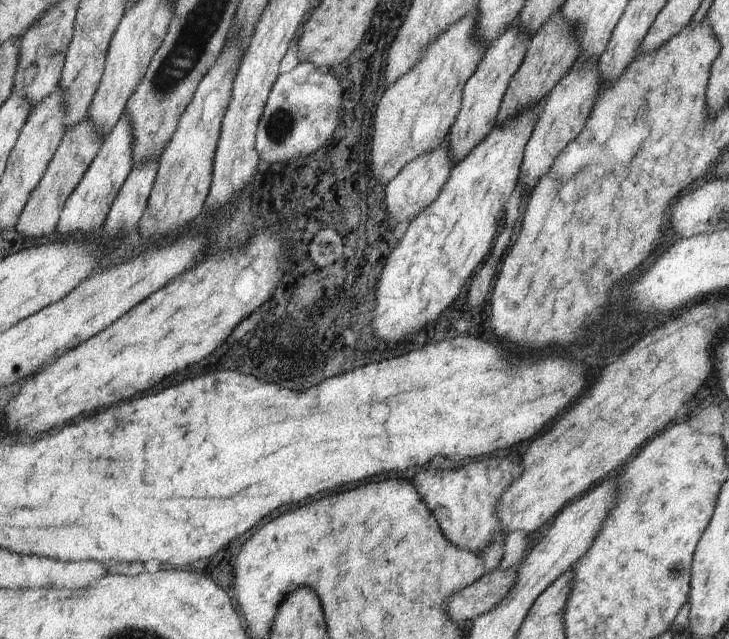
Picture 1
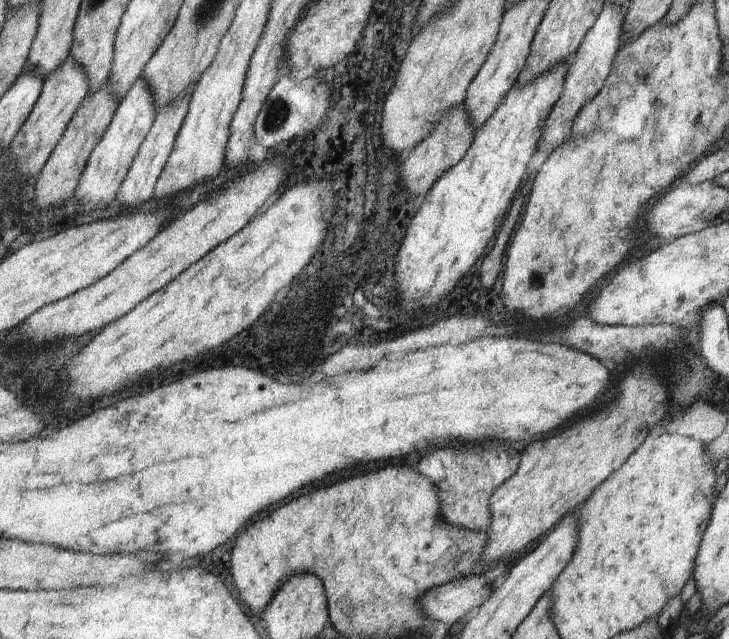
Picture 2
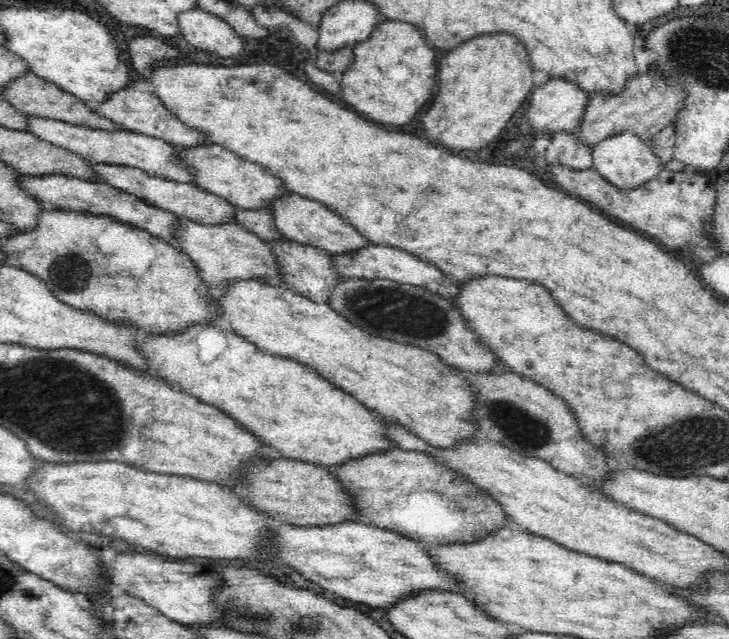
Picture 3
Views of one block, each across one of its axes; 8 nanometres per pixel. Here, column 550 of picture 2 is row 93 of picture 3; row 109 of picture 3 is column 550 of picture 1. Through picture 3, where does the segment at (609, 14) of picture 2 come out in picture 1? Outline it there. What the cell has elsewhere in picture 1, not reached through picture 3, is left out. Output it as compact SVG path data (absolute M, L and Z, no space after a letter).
M579 58L579 60L574 60L574 64L567 71L567 74L555 84L544 98L541 113L535 120L534 130L529 136L526 152L523 154L523 164L519 166L519 176L523 176L523 178L519 178L522 183L521 202L525 203L529 200L531 190L547 174L547 170L551 168L555 158L583 130L583 125L591 112L599 89L597 61Z

